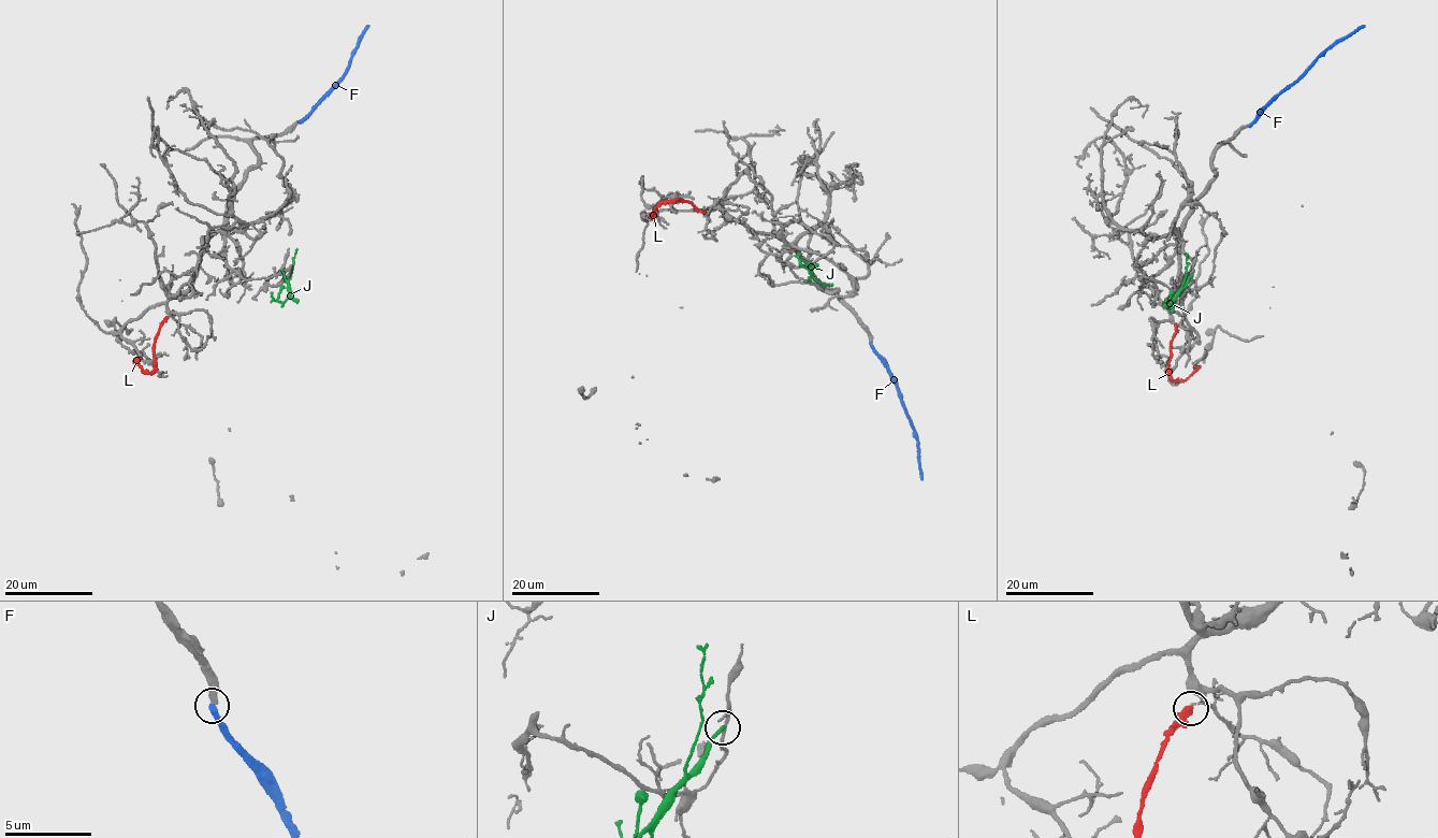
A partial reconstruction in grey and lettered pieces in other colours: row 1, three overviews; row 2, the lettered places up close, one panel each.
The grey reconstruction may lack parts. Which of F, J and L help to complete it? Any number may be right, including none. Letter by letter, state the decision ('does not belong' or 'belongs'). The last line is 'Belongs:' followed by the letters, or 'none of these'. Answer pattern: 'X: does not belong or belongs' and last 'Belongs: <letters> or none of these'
F: does not belong
J: does not belong
L: does not belong
Belongs: none of these

